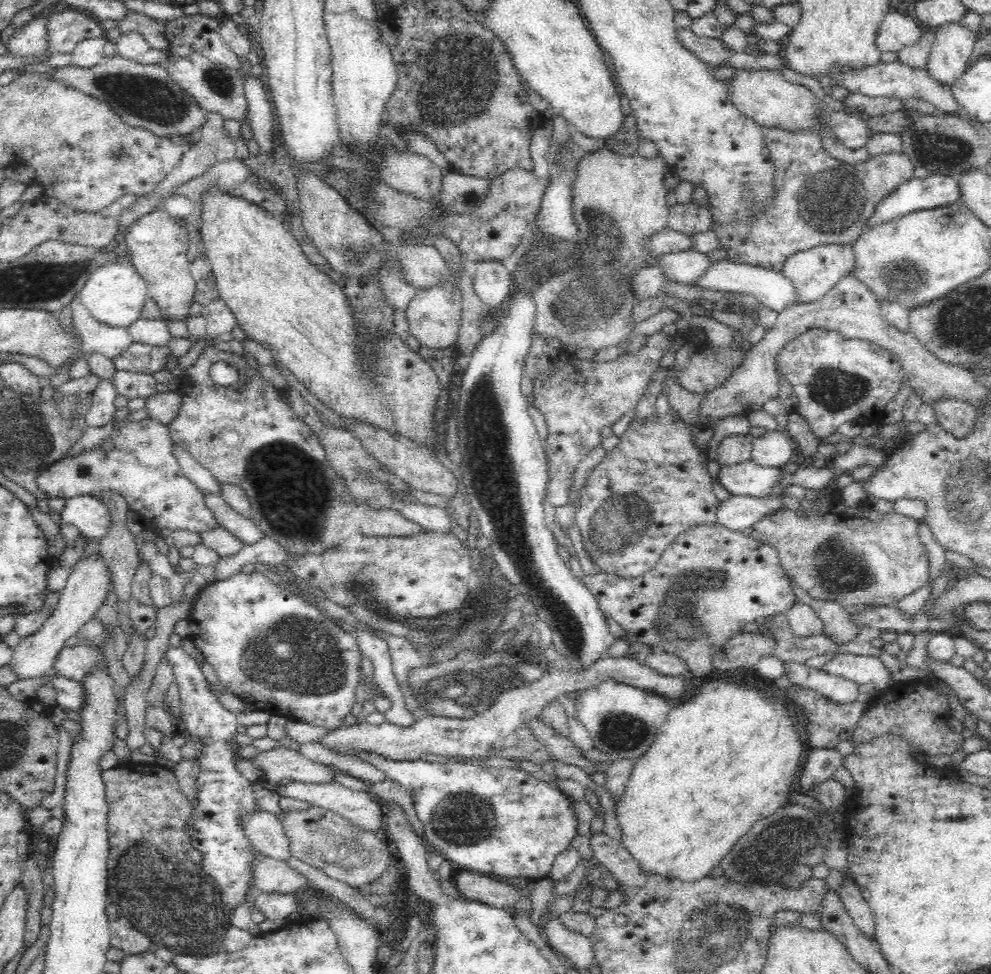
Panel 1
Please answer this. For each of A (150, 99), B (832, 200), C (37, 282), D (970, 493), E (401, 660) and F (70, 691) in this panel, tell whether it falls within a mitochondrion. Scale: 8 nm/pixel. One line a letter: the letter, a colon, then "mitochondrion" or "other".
A: mitochondrion
B: mitochondrion
C: mitochondrion
D: mitochondrion
E: other
F: other

